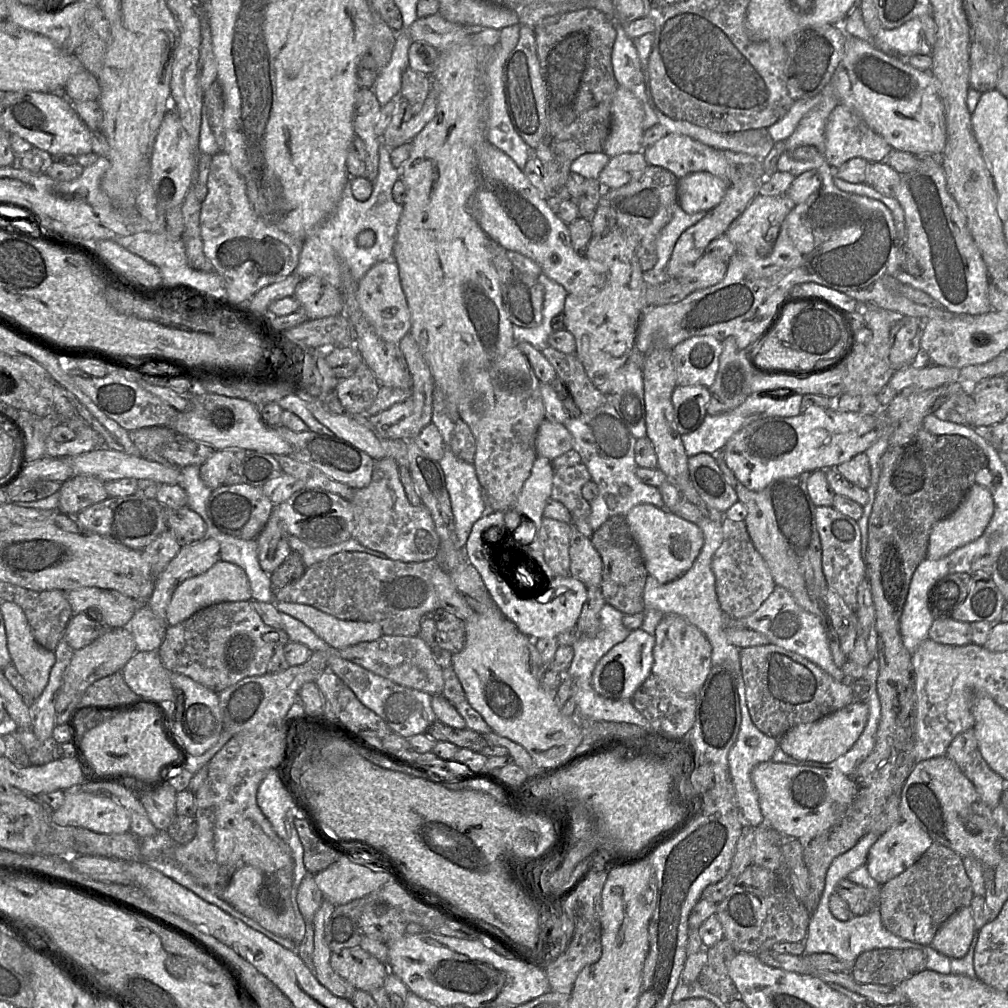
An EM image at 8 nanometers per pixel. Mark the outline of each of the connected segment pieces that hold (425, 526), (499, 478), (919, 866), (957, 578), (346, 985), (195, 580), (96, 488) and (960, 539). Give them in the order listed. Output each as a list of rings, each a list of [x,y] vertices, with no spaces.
[[[393,458],[375,461],[371,482],[364,488],[355,489],[350,502],[354,509],[352,538],[362,546],[383,553],[387,559],[393,561],[419,563],[436,558],[440,539],[431,514],[423,504],[413,505],[408,499],[400,480],[399,466]]]
[[[517,345],[507,351],[502,359],[491,362],[489,367],[473,367],[466,363],[461,368],[457,412],[467,424],[476,441],[473,466],[483,490],[485,504],[494,512],[514,509],[519,494],[531,474],[537,458],[536,437],[545,419],[545,409],[536,378],[526,356]]]
[[[933,841],[913,865],[879,887],[882,923],[887,930],[905,940],[929,946],[939,928],[960,908],[970,906],[973,896],[962,857]]]
[[[970,573],[947,575],[929,592],[929,610],[934,619],[951,618],[953,611],[967,598],[970,585]]]
[[[323,899],[313,921],[306,920],[306,933],[301,943],[296,945],[297,954],[332,993],[350,1000],[357,989],[332,968],[333,951],[325,943],[327,921],[335,907],[331,901]]]
[[[220,560],[206,572],[186,579],[175,589],[166,611],[166,623],[175,626],[216,603],[251,600],[252,592],[245,571],[235,564]]]
[[[75,475],[62,483],[58,509],[75,517],[86,508],[108,499],[105,482],[88,475]]]
[[[975,483],[966,493],[959,507],[931,530],[928,544],[928,560],[938,560],[956,549],[976,541],[982,536],[994,512],[994,503],[988,489]]]

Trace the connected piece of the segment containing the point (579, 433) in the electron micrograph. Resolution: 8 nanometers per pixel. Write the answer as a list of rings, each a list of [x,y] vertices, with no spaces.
[[[605,403],[596,410],[581,414],[577,418],[568,417],[564,423],[573,437],[573,449],[581,458],[590,473],[592,482],[598,487],[597,499],[590,503],[588,522],[593,531],[599,529],[613,516],[626,516],[639,504],[652,504],[666,509],[665,502],[658,488],[643,483],[636,475],[635,443],[623,419],[616,409]]]

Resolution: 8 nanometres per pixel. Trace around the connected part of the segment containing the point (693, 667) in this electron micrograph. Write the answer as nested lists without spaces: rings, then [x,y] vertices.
[[[665,614],[655,629],[654,637],[652,674],[676,691],[696,696],[712,669],[712,649],[705,635],[686,618]]]

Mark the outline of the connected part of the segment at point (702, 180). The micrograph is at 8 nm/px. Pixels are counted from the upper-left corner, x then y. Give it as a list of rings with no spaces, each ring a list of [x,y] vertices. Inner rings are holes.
[[[709,172],[690,173],[678,179],[678,202],[687,214],[709,212],[723,200],[730,184]]]

